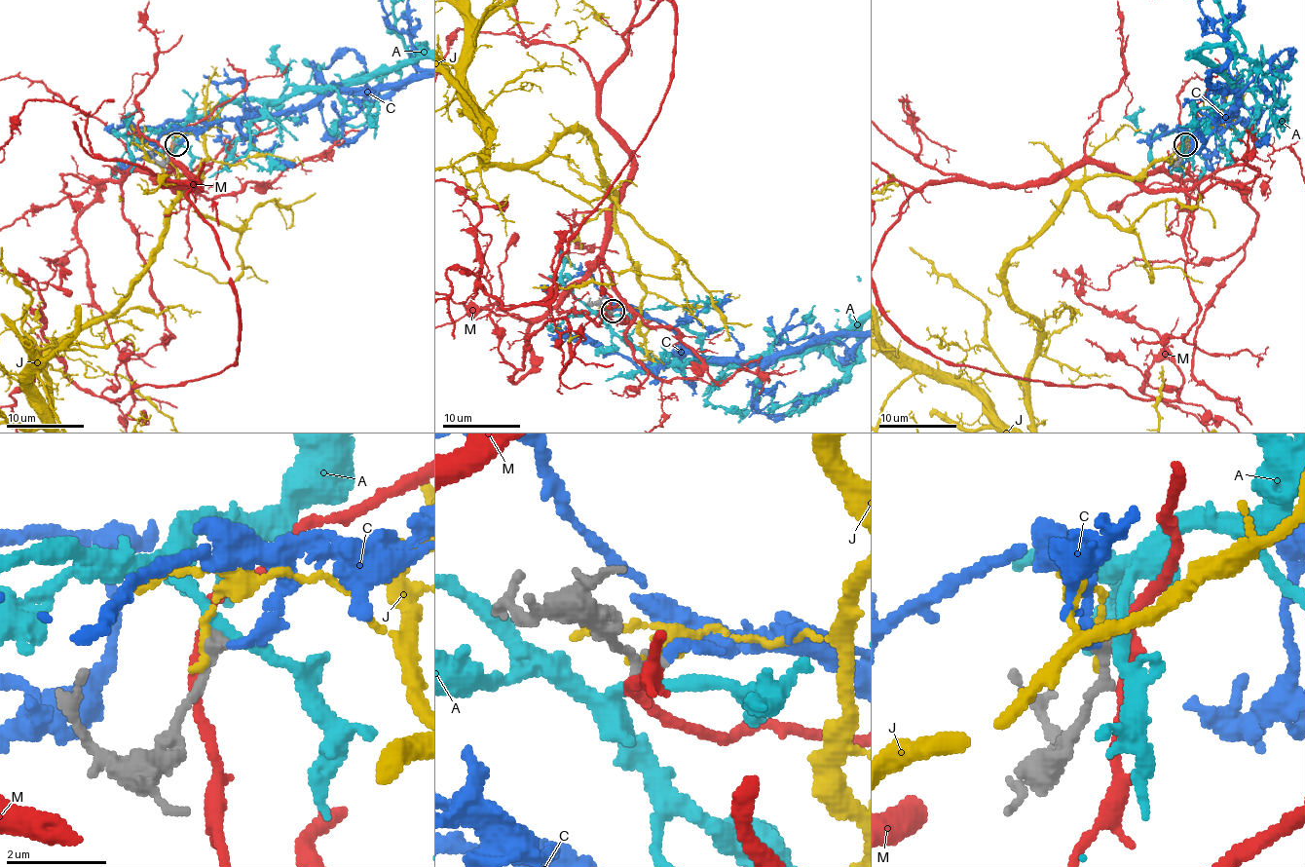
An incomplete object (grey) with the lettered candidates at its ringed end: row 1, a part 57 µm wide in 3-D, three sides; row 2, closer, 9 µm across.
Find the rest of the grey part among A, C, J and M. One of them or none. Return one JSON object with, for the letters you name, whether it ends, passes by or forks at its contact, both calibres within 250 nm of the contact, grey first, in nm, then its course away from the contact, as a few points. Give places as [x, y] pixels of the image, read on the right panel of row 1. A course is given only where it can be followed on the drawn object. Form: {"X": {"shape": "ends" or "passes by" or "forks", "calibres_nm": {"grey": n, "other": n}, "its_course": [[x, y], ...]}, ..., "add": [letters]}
{"C": {"shape": "ends", "calibres_nm": {"grey": 320, "other": 180}}, "add": ["C"]}

